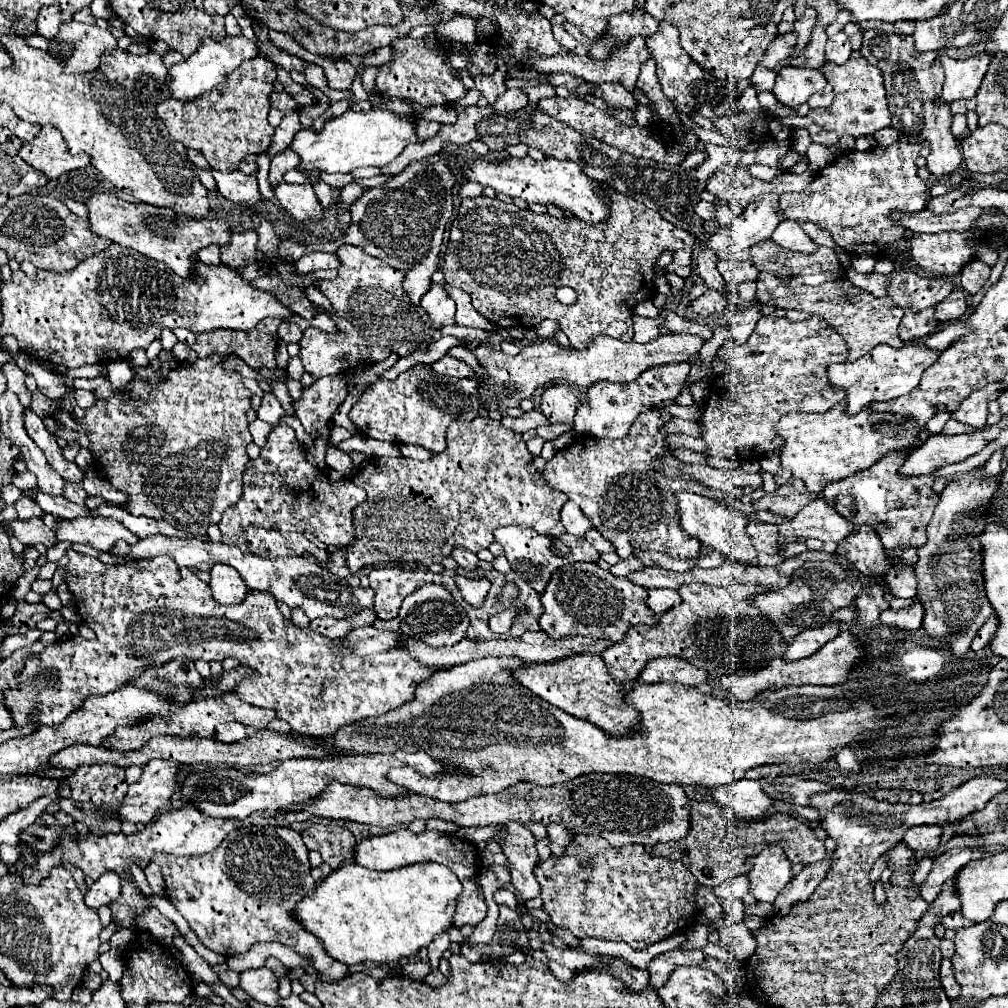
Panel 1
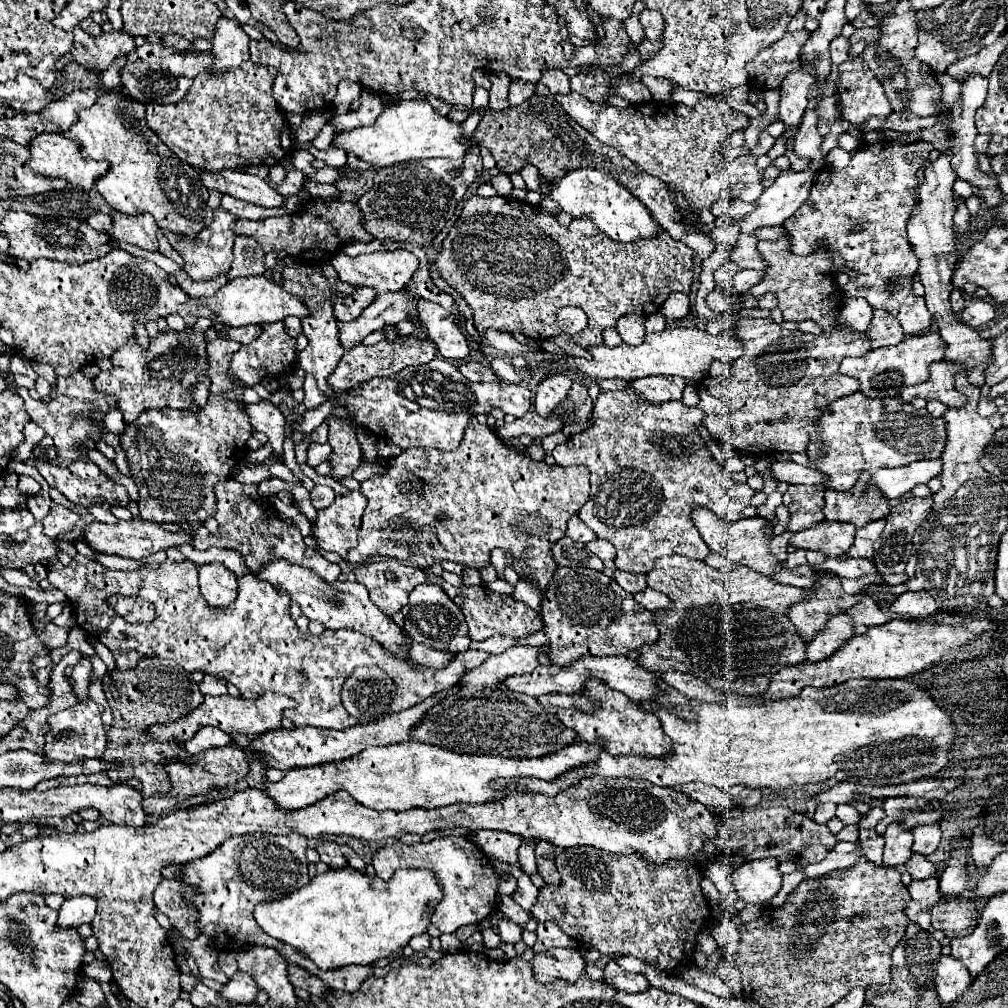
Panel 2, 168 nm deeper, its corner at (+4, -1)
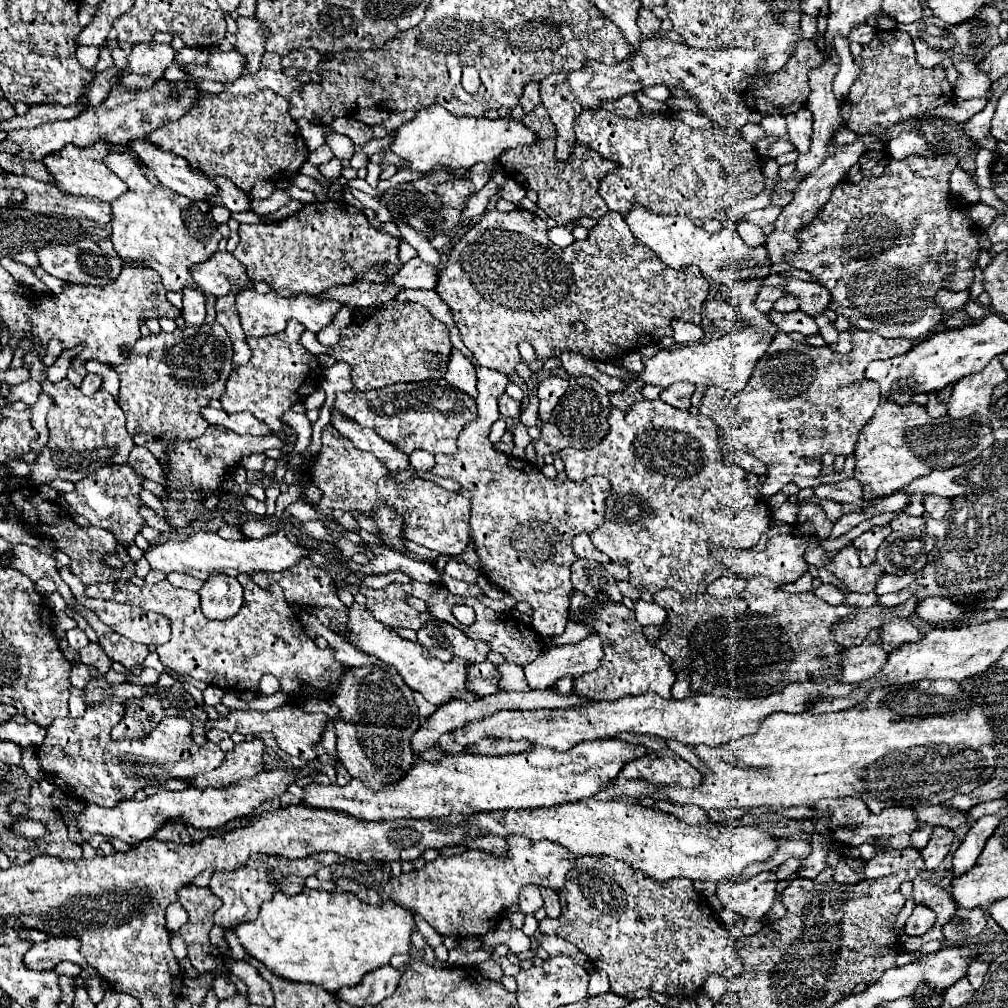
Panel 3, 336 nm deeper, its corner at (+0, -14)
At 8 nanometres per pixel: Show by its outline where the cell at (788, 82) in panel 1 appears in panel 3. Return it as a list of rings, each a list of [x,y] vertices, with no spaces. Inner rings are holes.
[[[799,109],[797,113],[789,113],[787,117],[787,133],[789,133],[789,141],[795,145],[795,149],[799,153],[809,151],[809,143],[811,143],[811,111],[809,109]]]

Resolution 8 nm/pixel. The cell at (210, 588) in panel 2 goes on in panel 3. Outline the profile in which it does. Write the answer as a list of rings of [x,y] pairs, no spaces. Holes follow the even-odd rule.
[[[211,575],[199,591],[201,609],[207,619],[233,617],[243,603],[243,587],[235,577]]]

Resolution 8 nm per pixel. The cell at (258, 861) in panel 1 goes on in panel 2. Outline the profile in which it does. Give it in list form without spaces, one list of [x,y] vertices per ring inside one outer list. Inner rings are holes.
[[[243,834],[229,838],[219,846],[219,850],[207,854],[207,858],[199,858],[195,862],[187,862],[183,866],[181,882],[191,884],[199,890],[199,894],[191,896],[191,904],[199,910],[199,930],[213,940],[215,948],[223,948],[225,952],[239,950],[243,946],[273,946],[287,960],[303,966],[311,974],[319,976],[329,988],[341,992],[359,990],[361,982],[373,976],[373,966],[345,966],[343,970],[319,970],[309,958],[303,958],[291,946],[277,942],[275,938],[259,932],[259,926],[253,918],[253,908],[263,900],[285,898],[295,892],[299,886],[309,882],[307,874],[307,838],[301,834],[273,836],[273,834]]]

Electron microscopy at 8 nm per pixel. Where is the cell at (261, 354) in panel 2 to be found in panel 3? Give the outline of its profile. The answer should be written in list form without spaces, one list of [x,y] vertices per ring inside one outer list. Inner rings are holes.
[[[291,321],[283,333],[275,333],[261,339],[247,337],[253,357],[245,367],[237,367],[229,375],[225,393],[219,399],[227,413],[249,411],[257,419],[267,423],[273,431],[281,429],[283,411],[289,409],[293,403],[303,401],[309,393],[313,393],[322,372],[322,366],[317,357],[311,355],[299,343],[301,333],[303,333],[303,325]]]

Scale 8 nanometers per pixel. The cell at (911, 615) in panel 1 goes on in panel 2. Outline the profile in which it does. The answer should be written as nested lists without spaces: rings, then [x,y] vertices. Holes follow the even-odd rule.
[[[917,590],[917,592],[905,592],[901,594],[891,606],[891,612],[895,614],[907,614],[911,618],[929,618],[931,614],[935,614],[939,610],[937,602],[933,600],[933,596],[927,590]]]

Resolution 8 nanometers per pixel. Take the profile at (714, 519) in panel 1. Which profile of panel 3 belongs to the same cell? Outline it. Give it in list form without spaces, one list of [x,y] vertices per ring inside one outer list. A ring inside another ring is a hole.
[[[793,535],[771,537],[763,551],[757,551],[753,547],[751,549],[725,549],[725,547],[715,547],[713,543],[709,543],[709,549],[717,561],[731,567],[733,573],[741,575],[743,579],[749,579],[753,575],[763,575],[763,577],[769,577],[771,581],[775,581],[777,585],[785,585],[785,583],[793,583],[807,571],[807,563],[803,559],[807,545],[801,537],[793,537]]]

